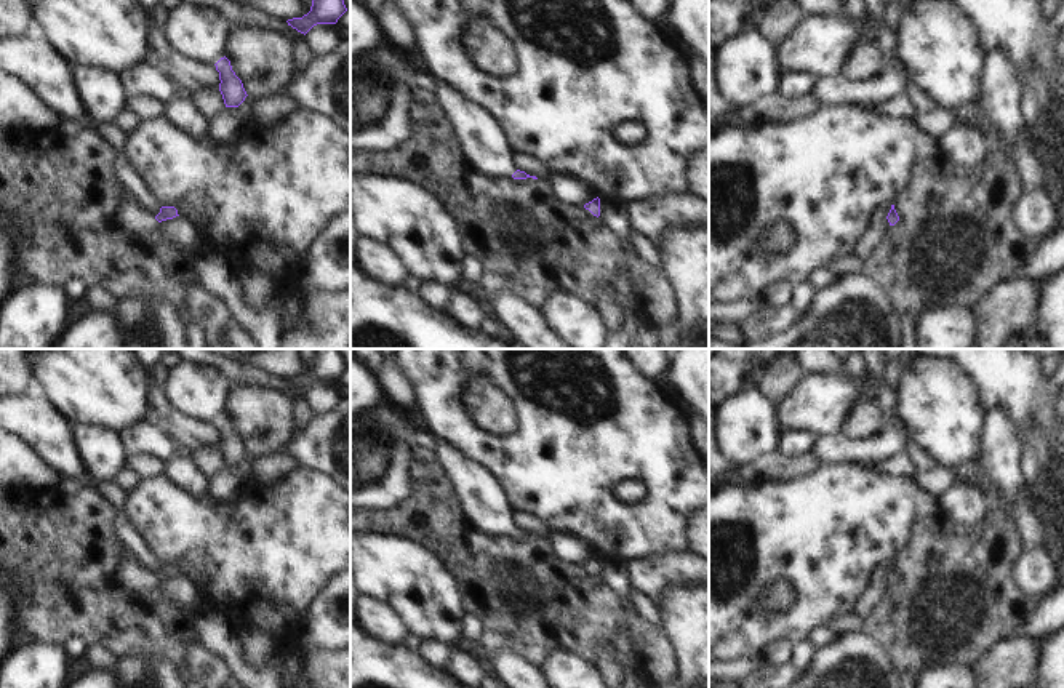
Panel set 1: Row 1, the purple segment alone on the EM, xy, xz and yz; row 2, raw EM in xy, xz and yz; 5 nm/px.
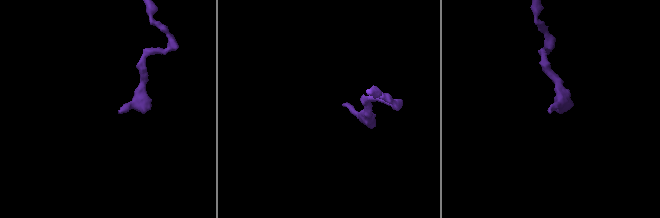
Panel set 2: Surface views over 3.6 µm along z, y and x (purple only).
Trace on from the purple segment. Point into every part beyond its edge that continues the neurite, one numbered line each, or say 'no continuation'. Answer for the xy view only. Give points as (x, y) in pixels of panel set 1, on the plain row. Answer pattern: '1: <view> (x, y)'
1: xy (130, 573)

